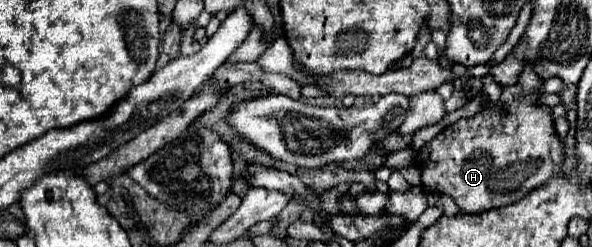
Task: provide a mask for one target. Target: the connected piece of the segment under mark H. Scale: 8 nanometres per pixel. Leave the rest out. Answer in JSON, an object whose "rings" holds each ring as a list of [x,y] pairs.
{"rings":[[[527,64],[515,86],[503,86],[499,106],[491,102],[467,120],[457,120],[419,150],[423,186],[429,192],[447,194],[469,214],[513,204],[531,190],[561,174],[563,144],[559,142],[551,108],[537,106],[535,90],[541,84]]]}

